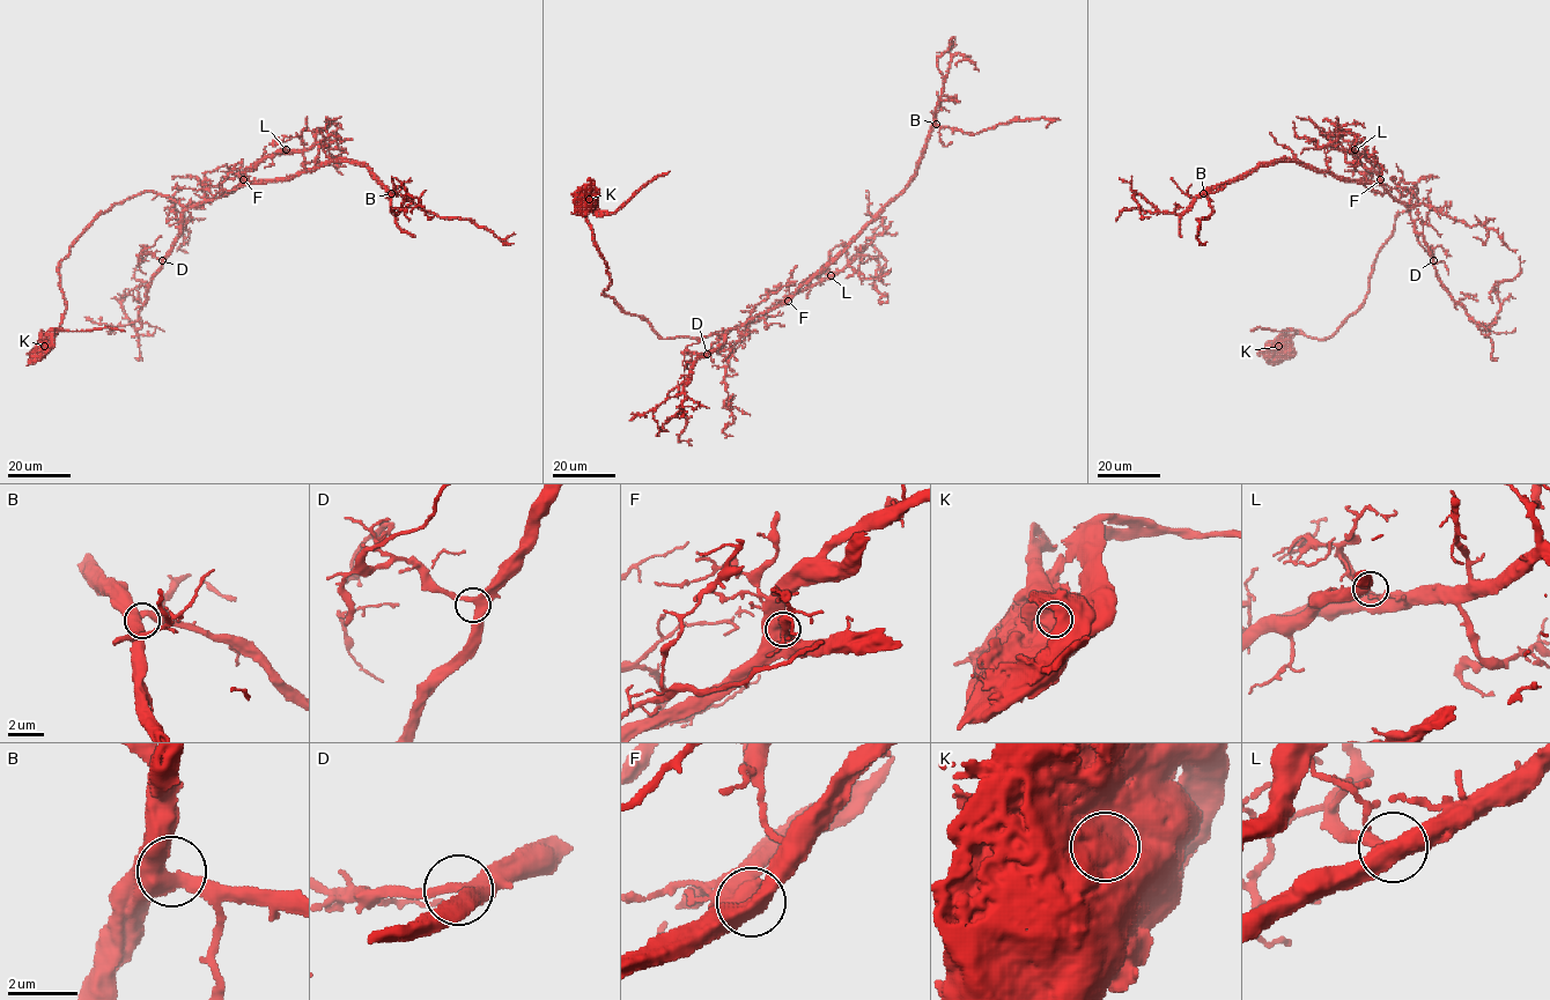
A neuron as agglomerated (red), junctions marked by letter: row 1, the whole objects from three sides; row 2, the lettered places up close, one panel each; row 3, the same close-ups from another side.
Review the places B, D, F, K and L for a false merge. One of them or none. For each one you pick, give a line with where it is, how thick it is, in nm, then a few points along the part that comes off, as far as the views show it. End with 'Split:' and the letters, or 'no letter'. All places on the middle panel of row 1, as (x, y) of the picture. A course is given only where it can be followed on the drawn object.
K: place (589, 199); calibre 1500 nm; course (589, 199), (599, 210), (613, 213), (670, 171)
Split: K

